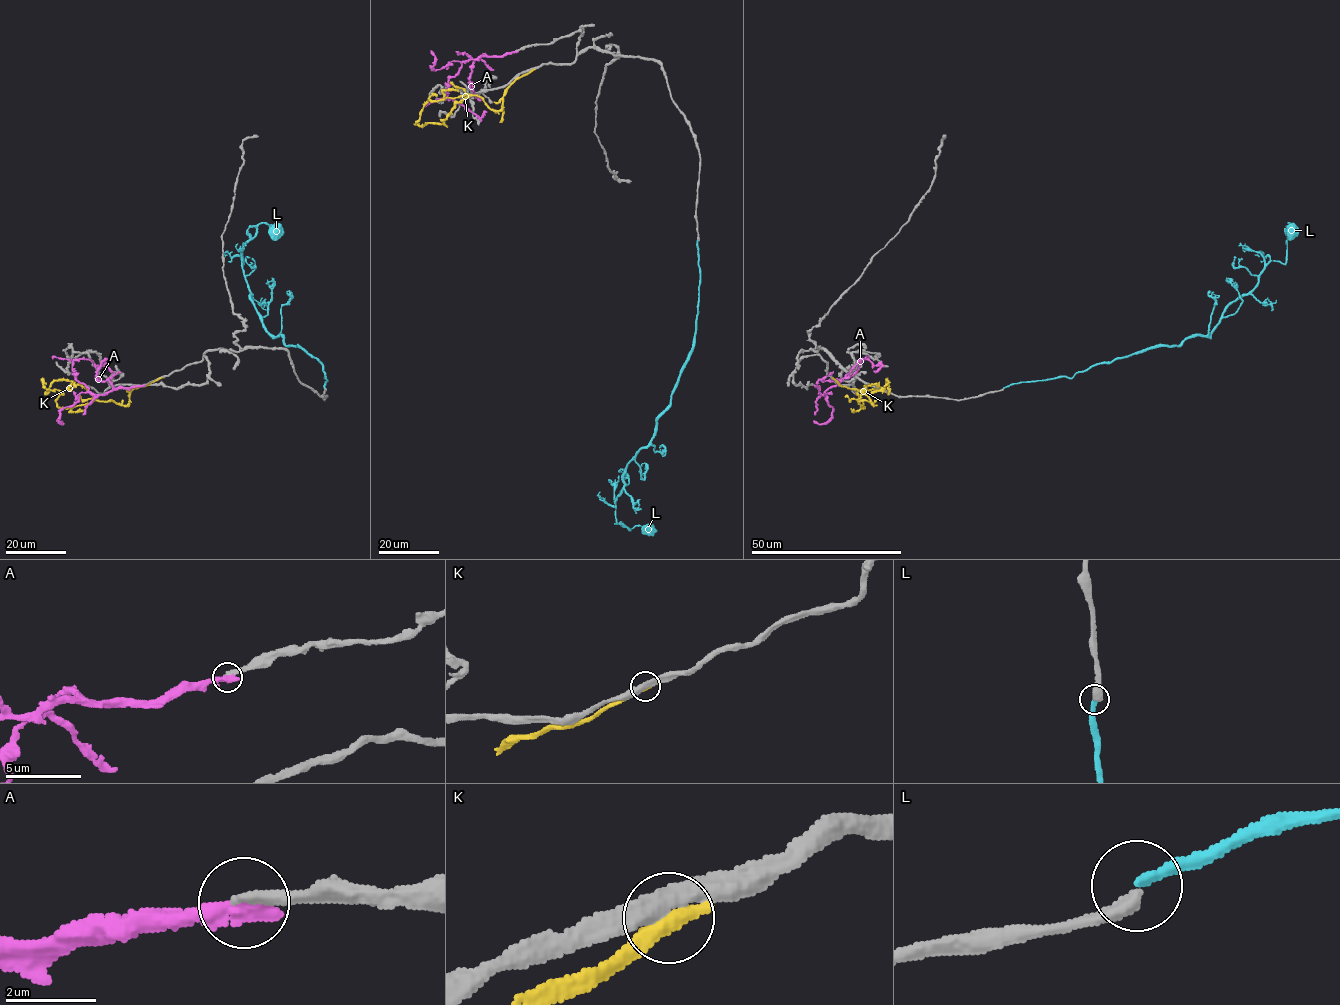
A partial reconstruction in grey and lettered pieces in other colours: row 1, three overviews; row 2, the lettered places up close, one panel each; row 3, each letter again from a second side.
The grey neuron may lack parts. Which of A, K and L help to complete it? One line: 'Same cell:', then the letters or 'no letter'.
Same cell: no letter

